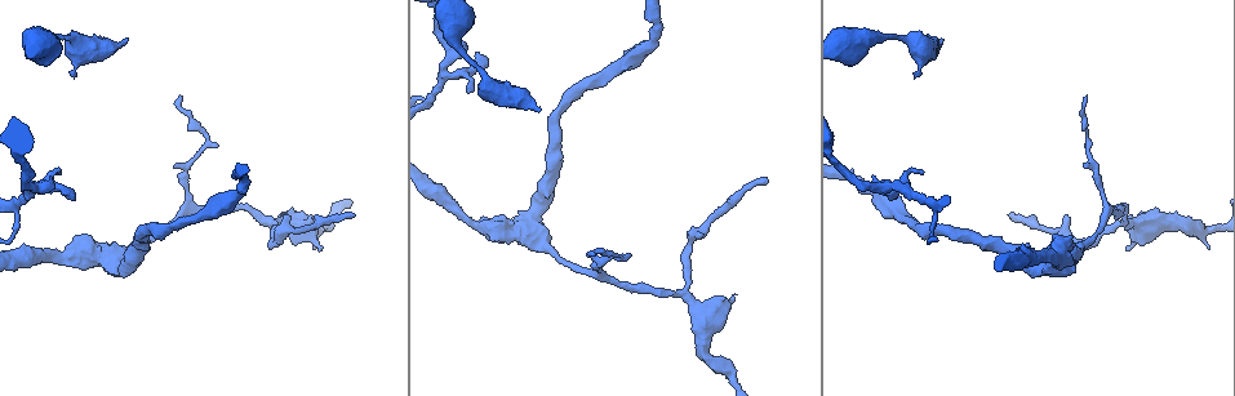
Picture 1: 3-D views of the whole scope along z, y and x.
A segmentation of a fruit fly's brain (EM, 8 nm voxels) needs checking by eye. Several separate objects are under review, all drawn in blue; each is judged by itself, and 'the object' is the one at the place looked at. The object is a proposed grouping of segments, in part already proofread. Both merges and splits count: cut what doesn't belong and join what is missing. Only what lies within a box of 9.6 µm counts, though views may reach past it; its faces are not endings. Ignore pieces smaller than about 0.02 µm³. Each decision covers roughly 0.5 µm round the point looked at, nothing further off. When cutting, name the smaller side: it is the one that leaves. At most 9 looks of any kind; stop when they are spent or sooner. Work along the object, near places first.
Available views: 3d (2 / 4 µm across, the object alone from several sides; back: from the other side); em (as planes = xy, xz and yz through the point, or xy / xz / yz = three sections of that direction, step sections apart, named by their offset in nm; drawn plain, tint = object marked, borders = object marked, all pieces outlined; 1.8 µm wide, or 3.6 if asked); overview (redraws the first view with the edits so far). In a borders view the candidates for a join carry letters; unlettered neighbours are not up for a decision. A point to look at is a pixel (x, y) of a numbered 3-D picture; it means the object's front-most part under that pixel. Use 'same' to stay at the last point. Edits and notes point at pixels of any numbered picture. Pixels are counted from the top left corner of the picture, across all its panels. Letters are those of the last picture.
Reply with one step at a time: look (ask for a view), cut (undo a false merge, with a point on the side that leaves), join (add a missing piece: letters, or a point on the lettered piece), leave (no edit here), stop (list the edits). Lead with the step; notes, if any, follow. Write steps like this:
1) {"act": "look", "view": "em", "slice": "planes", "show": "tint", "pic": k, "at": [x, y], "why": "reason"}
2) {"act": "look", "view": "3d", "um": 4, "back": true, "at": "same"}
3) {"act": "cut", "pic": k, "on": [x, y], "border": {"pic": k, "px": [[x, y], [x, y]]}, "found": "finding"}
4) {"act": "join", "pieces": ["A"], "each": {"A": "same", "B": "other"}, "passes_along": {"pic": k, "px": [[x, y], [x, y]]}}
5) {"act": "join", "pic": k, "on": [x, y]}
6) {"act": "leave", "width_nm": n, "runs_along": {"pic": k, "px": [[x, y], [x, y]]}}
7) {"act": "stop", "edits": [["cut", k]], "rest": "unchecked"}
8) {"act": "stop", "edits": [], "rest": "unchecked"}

{"act": "look", "view": "3d", "um": 2, "pic": 1, "at": [355, 216], "why": "branch stops here"}

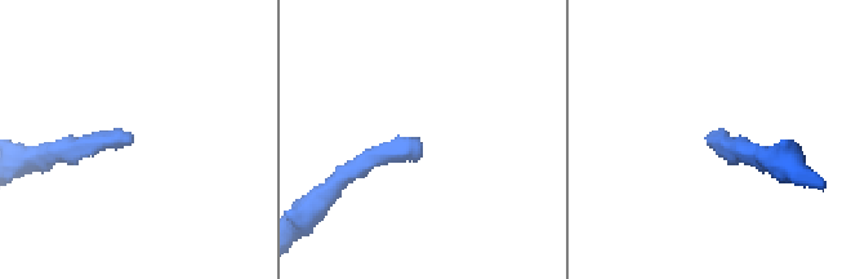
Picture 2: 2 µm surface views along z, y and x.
{"act": "look", "view": "em", "slice": "yz", "step": 8, "show": "tint", "pic": 2, "at": [715, 147]}

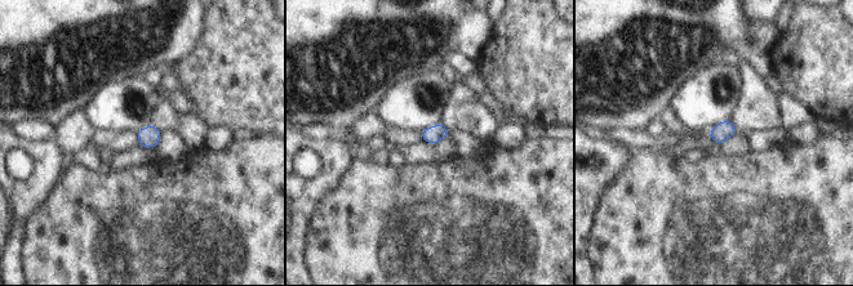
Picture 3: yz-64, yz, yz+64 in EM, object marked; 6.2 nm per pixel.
{"act": "look", "view": "em", "slice": "planes", "show": "borders", "at": "same", "why": "cut it another way"}

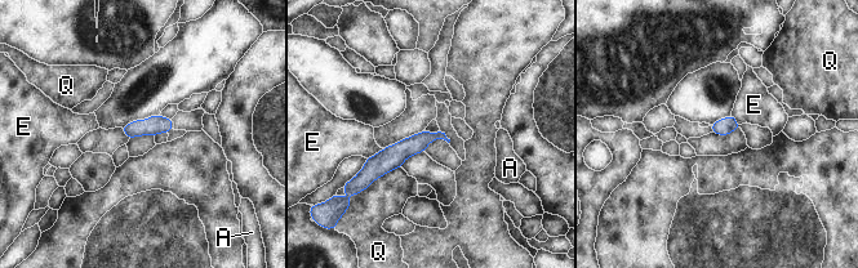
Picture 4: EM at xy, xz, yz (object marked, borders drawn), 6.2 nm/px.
{"act": "leave", "longest_contact_nm": ["Q", 300], "each": {"A": "other", "E": "other", "Q": "other"}, "runs_along": {"pic": 4, "px": [[441, 135], [426, 137], [365, 174]]}, "found": "no lettered piece goes on from it"}

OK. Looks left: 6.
{"act": "look", "view": "3d", "um": 2, "pic": 1, "at": [540, 111], "why": "thick end"}

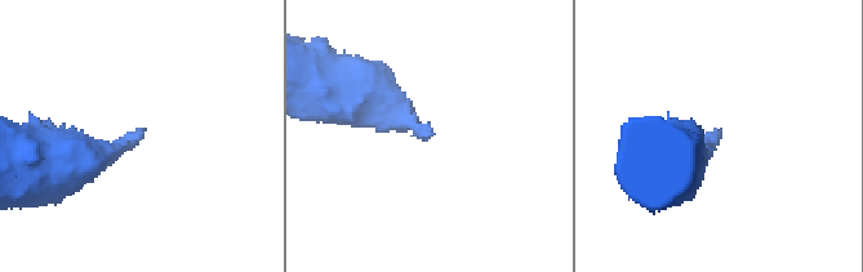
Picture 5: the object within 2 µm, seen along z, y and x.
{"act": "look", "view": "em", "slice": "planes", "show": "borders", "pic": 5, "at": [719, 129], "why": "need the tissue"}

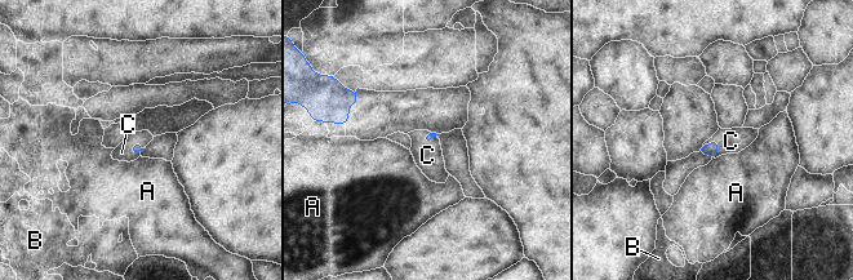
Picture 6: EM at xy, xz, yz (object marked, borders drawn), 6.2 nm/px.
{"act": "join", "pieces": ["C"], "each": {"A": "other", "B": "other", "C": "same"}, "found": "the neuron continues"}

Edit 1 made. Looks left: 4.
{"act": "look", "view": "3d", "um": 2, "pic": 1, "at": [487, 61], "why": "free end"}

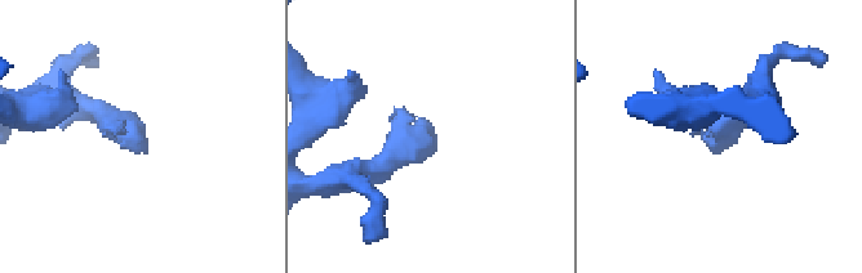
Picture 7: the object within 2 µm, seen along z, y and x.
{"act": "look", "view": "em", "slice": "xz", "step": 4, "show": "borders", "pic": 7, "at": [435, 140], "why": "now the EM"}

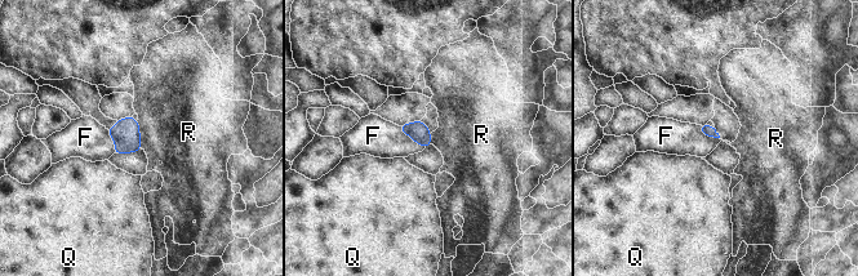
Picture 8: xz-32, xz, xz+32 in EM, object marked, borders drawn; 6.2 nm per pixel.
{"act": "leave", "each": {"F": "other", "Q": "other", "R": "other"}, "border": {"pic": 8, "px": [[136, 120], [142, 148]]}, "found": "none of them fits"}

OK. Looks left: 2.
{"act": "look", "view": "em", "slice": "xz", "step": 4, "show": "borders", "pic": 1, "at": [610, 259], "why": "narrows sharply"}

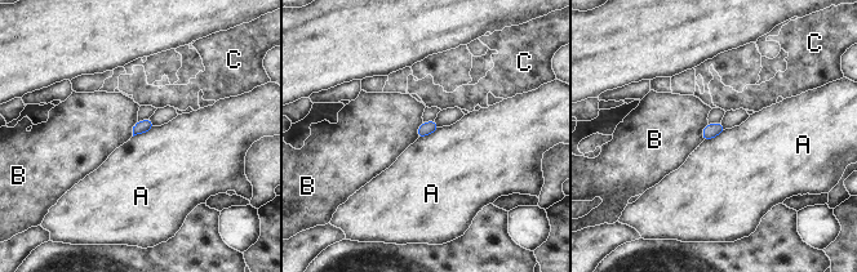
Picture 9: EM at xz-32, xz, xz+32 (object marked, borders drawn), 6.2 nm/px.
{"act": "leave", "width_nm": 80, "each": {"A": "other", "B": "other", "C": "other"}, "border": {"pic": 9, "px": [[725, 129], [704, 141]]}, "found": "one neuron here"}

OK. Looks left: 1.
{"act": "stop", "edits": [["join", 6]], "rest": "unchecked"}

